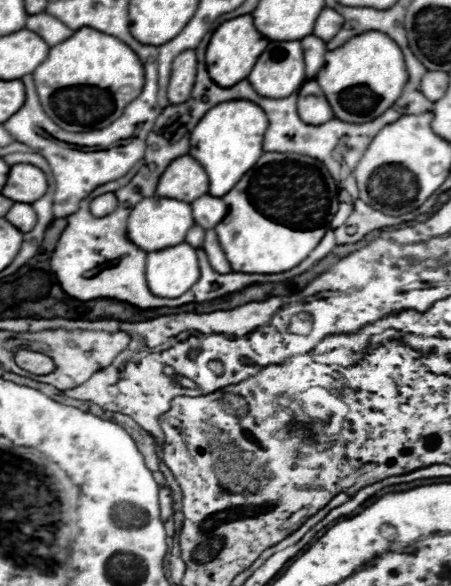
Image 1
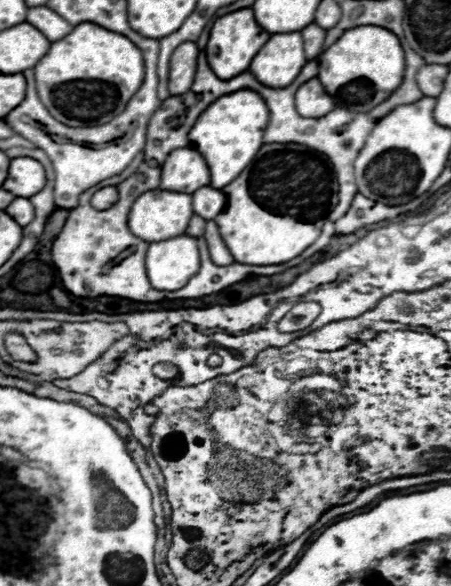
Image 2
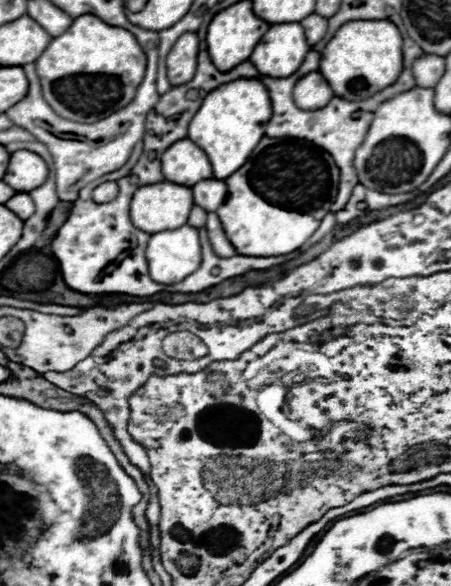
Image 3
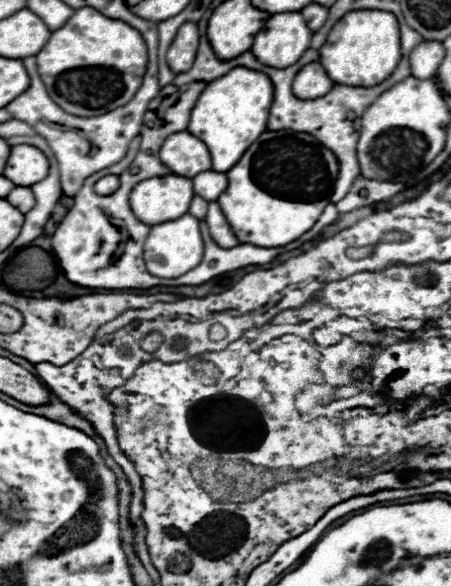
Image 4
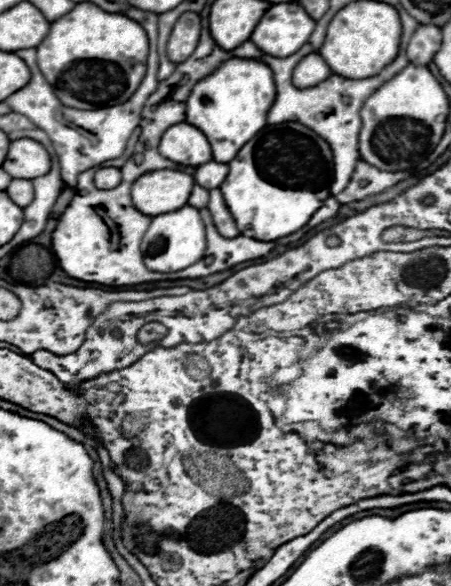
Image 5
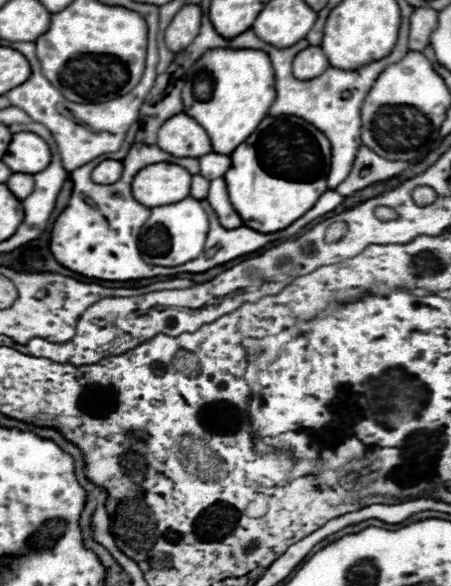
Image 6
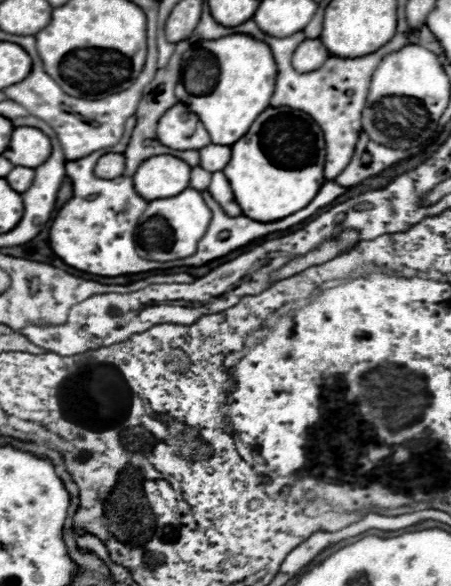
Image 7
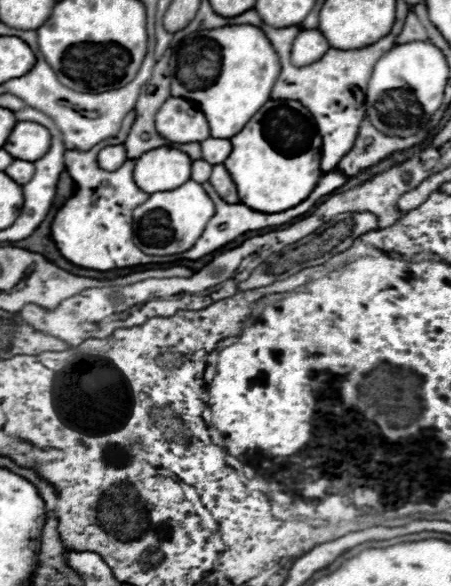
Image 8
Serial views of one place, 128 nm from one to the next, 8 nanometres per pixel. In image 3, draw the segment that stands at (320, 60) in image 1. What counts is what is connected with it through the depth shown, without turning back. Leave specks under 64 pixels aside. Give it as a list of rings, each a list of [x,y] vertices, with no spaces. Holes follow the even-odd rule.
[[[316,12],[310,14],[310,16],[306,16],[300,24],[304,26],[306,40],[308,40],[310,46],[314,46],[314,44],[316,44],[316,42],[326,34],[326,28],[328,28],[328,20],[326,20],[324,16],[316,14]]]

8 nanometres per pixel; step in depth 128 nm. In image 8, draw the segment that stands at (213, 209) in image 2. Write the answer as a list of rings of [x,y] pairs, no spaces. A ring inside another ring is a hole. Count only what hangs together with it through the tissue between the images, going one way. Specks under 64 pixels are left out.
[[[206,138],[206,142],[202,144],[202,158],[210,164],[220,164],[228,158],[232,144],[228,138]]]

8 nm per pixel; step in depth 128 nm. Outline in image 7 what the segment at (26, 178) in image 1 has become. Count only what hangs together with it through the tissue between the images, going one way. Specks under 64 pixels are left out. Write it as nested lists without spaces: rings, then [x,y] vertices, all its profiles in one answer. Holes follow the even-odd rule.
[[[20,126],[10,136],[10,146],[2,156],[14,166],[36,168],[50,156],[50,138],[38,128]]]

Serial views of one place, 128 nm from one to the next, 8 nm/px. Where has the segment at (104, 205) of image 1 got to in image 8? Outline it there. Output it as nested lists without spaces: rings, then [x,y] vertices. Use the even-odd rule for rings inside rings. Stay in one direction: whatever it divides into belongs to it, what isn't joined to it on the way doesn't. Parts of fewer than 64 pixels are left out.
[[[116,144],[116,146],[106,146],[100,150],[98,154],[98,166],[112,172],[112,170],[118,170],[124,162],[126,162],[126,148],[124,144]]]

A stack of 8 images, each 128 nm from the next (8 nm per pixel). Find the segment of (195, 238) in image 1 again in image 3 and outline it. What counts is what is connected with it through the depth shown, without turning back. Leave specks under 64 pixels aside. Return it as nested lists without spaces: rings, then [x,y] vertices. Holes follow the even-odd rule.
[[[192,206],[190,216],[188,216],[188,224],[196,226],[196,228],[202,228],[206,224],[206,210],[202,210],[200,206]]]

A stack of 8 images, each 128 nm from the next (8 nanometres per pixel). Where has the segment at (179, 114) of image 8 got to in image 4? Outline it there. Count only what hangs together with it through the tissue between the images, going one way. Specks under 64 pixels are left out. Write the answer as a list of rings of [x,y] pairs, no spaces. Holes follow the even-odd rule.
[[[188,130],[166,138],[160,148],[160,160],[170,168],[172,174],[186,178],[194,178],[196,174],[212,168],[206,144],[200,138],[188,134]]]

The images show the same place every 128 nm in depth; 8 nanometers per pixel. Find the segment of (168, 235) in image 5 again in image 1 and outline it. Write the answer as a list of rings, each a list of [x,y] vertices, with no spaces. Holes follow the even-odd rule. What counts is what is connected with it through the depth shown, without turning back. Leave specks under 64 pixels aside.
[[[188,242],[150,252],[146,258],[146,282],[160,298],[178,298],[196,284],[200,276],[196,248]]]

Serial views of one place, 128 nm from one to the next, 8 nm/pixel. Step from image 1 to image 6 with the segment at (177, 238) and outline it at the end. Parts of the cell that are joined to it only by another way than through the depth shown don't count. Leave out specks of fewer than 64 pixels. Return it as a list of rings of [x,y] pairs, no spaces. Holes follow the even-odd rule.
[[[160,162],[160,164],[150,164],[146,168],[142,168],[134,180],[132,180],[132,194],[134,198],[148,206],[148,208],[154,208],[154,206],[164,206],[168,202],[180,202],[182,198],[186,198],[190,194],[190,172],[178,164],[168,164],[168,162]]]

